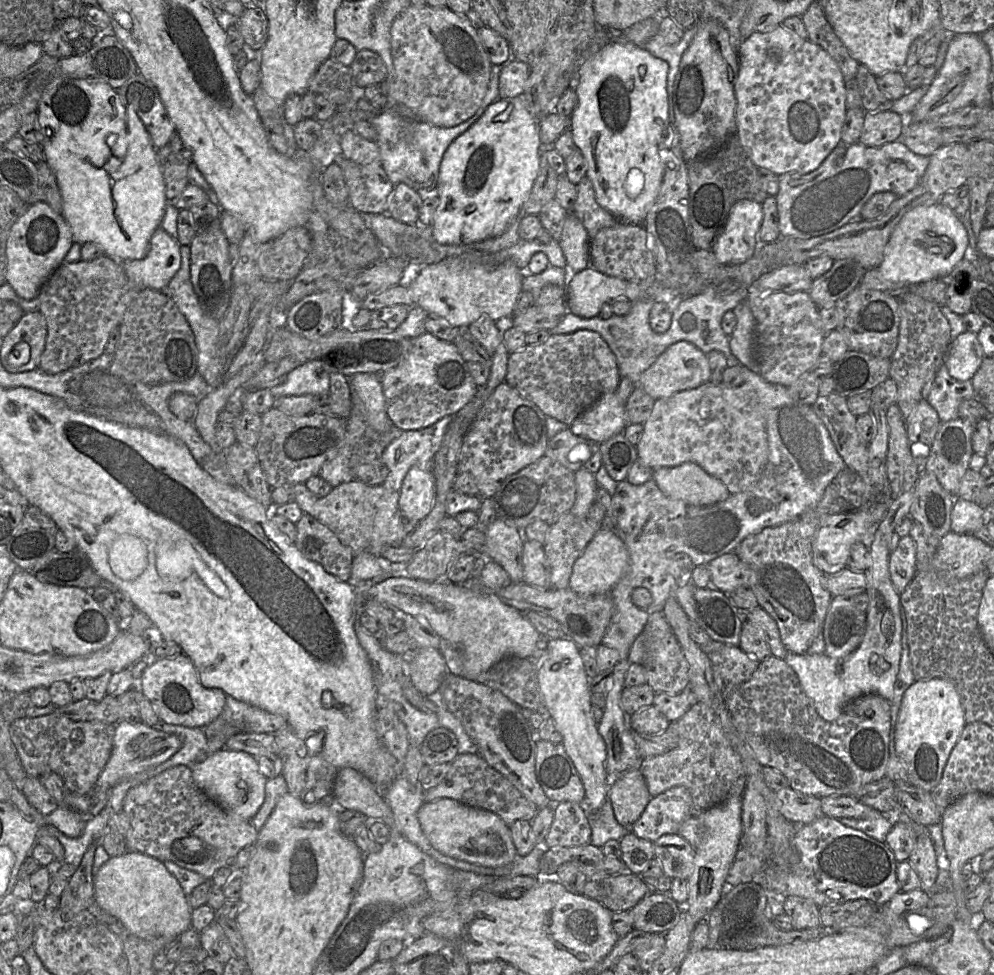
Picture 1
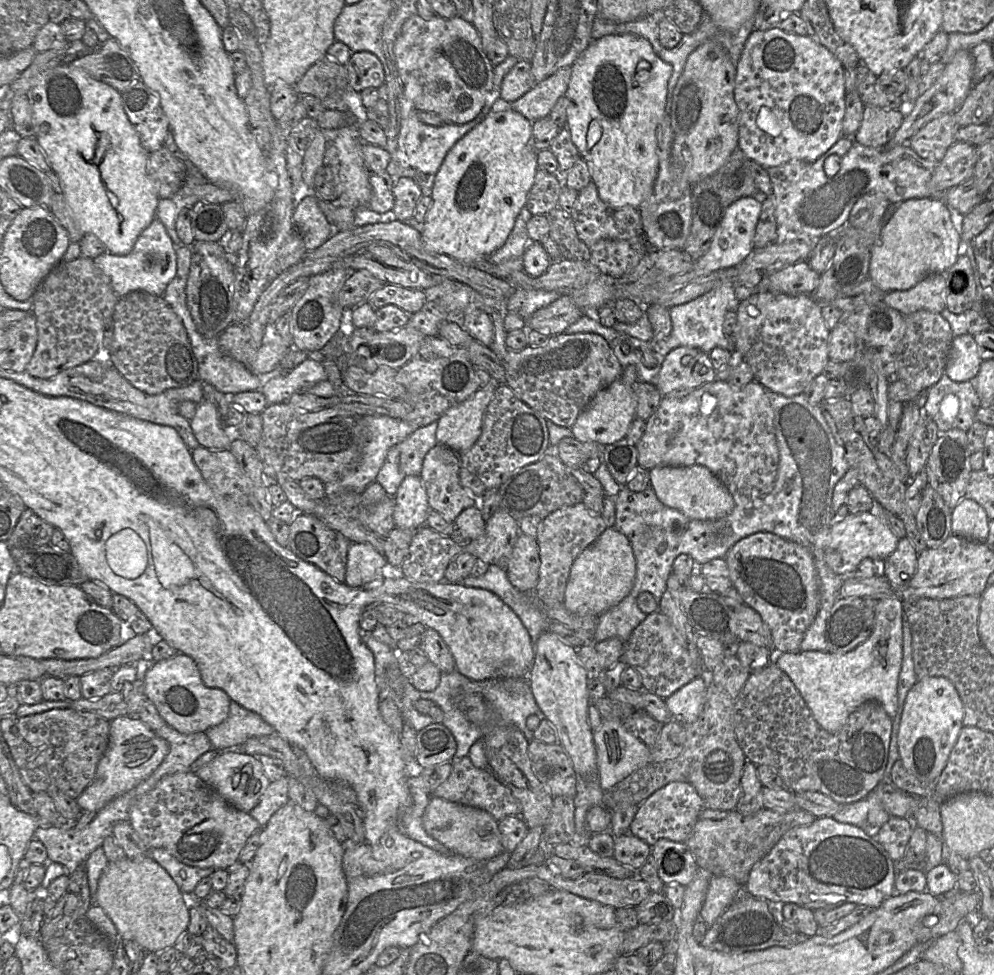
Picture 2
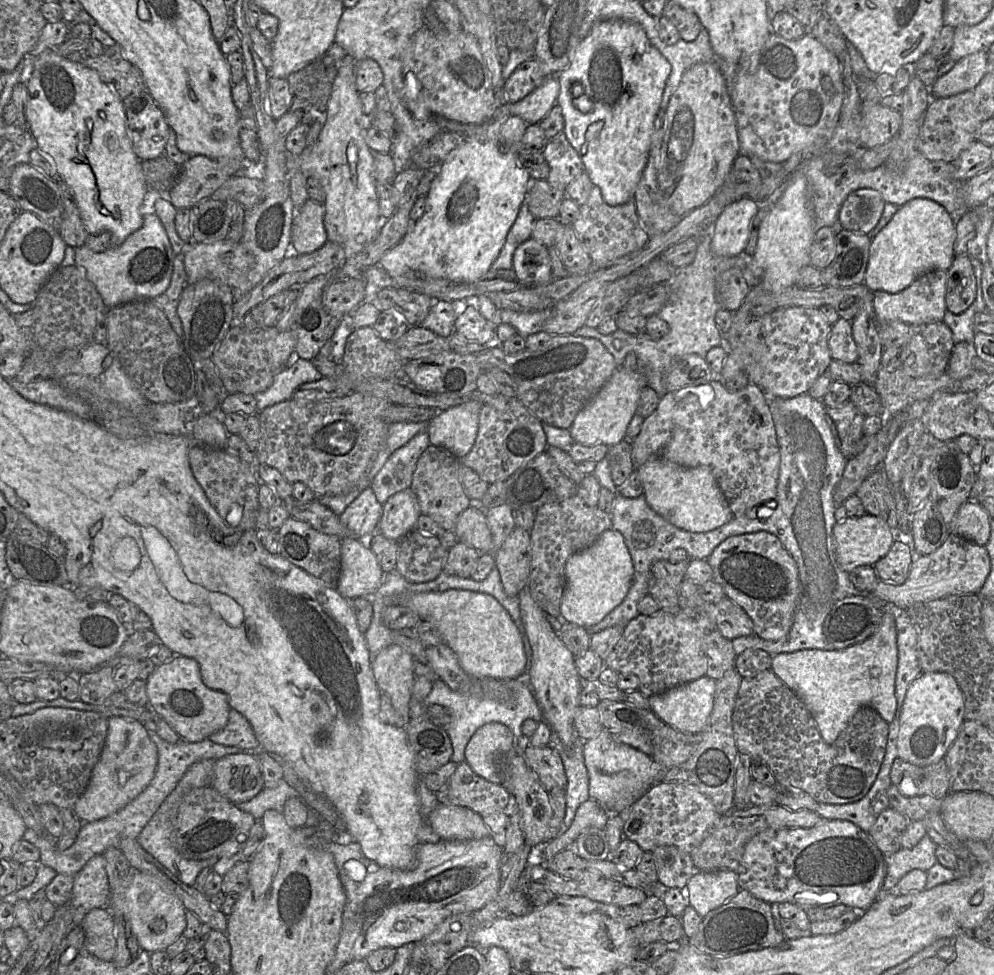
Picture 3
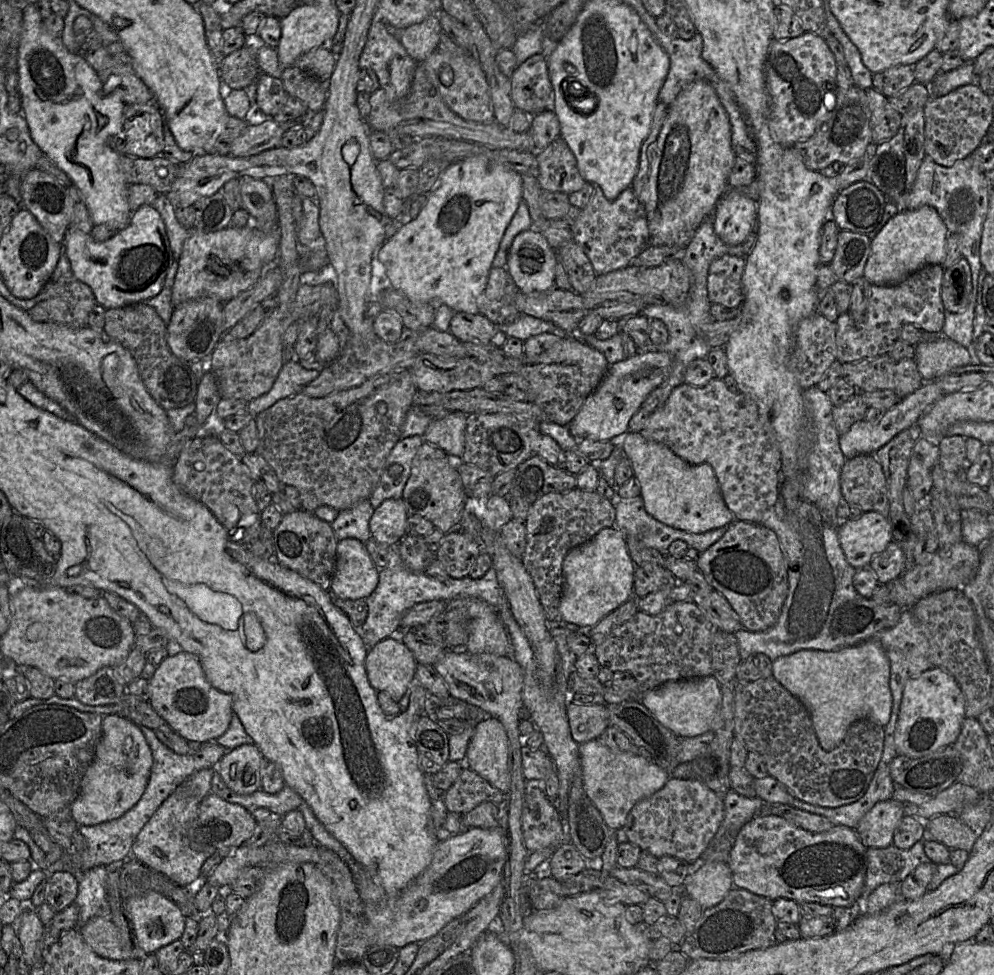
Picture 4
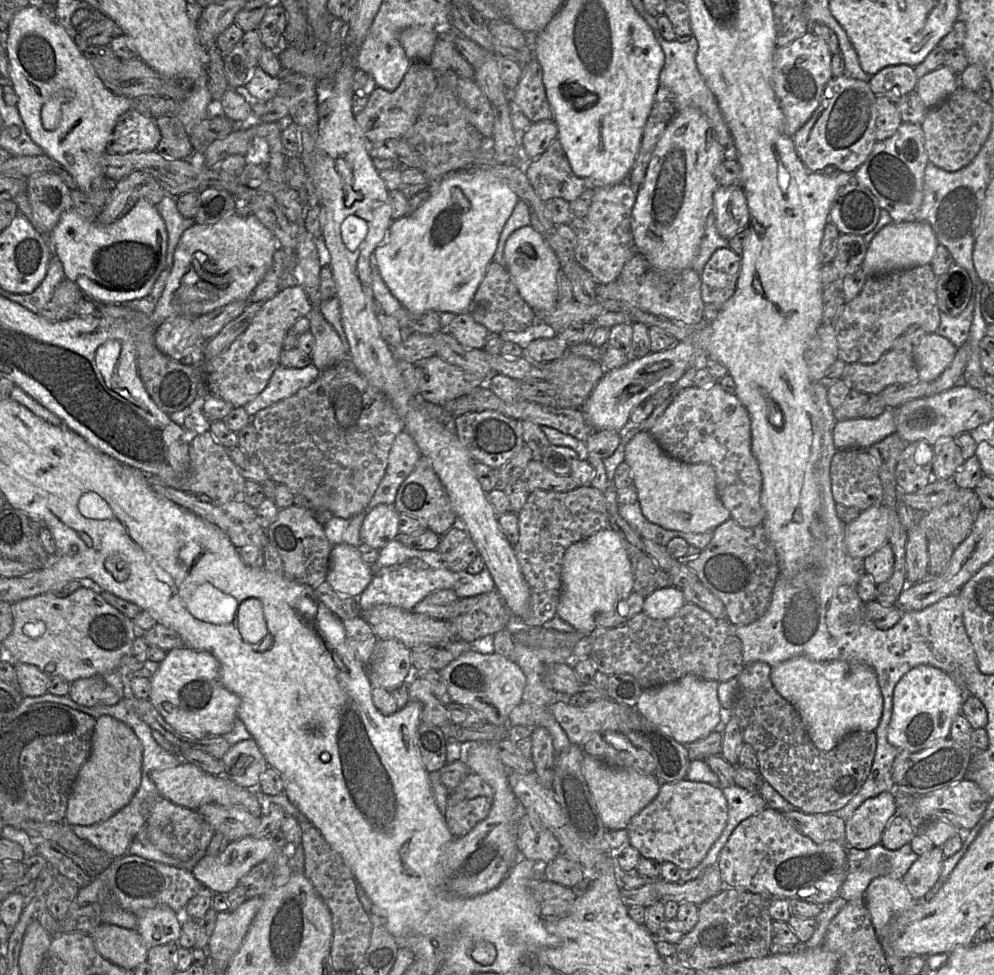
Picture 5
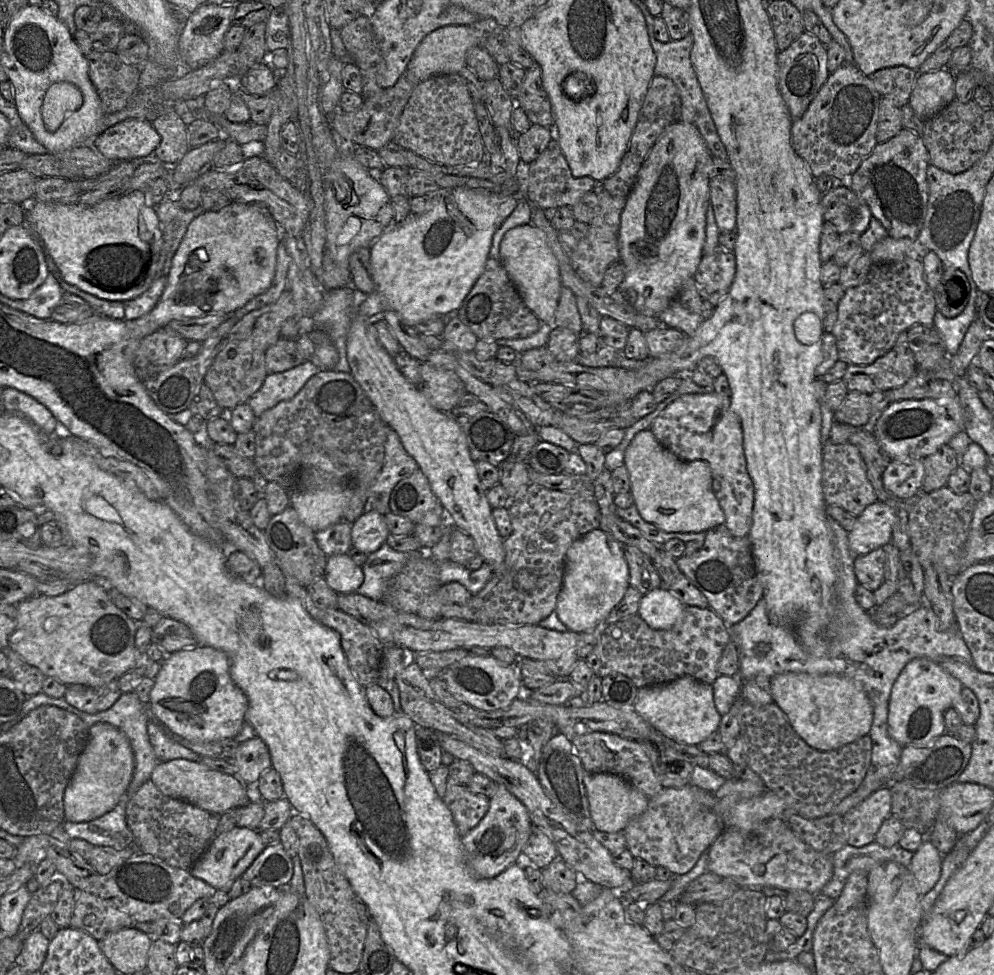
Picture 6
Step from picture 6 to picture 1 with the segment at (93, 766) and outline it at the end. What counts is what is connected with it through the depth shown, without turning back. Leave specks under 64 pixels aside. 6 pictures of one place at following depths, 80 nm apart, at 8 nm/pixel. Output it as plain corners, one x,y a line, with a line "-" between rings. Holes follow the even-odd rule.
119,721
115,724
115,734
111,756
100,773
93,791
112,788
122,779
159,765
180,750
182,741
177,735
157,730
143,722

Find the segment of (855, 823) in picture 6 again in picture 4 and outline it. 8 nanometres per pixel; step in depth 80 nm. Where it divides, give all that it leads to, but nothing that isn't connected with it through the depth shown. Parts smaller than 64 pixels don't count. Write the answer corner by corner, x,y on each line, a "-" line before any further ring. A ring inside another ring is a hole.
889,799
876,803
855,828
867,848
886,848
893,843
893,834
903,818
900,802

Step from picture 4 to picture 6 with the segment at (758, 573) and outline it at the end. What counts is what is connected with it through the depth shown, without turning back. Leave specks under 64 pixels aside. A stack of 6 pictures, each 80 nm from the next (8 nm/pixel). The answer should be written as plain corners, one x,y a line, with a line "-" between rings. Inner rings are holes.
724,524
708,530
704,545
691,555
684,554
677,558
676,564
681,572
705,595
709,607
729,627
741,622
763,598
764,588
755,569
750,538
734,536

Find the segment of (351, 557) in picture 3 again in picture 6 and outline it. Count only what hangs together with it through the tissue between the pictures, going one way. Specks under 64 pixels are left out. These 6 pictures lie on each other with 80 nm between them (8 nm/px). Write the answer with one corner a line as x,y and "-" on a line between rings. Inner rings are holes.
347,553
328,557
324,577
339,594
357,592
364,581
362,566
356,565

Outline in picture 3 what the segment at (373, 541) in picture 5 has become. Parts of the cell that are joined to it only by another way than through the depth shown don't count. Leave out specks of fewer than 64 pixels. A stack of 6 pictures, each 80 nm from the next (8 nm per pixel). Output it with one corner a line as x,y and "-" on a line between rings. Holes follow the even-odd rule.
408,488
388,498
383,504
377,532
385,538
400,541
414,530
421,515
416,495

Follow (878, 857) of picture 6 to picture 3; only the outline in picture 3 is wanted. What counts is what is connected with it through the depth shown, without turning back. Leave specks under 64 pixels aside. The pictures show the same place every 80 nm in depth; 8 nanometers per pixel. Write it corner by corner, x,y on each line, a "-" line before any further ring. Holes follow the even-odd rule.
926,834
912,849
901,848
895,853
884,854
886,876
882,892
895,888
899,880
912,870
927,872
937,863
935,850
938,845

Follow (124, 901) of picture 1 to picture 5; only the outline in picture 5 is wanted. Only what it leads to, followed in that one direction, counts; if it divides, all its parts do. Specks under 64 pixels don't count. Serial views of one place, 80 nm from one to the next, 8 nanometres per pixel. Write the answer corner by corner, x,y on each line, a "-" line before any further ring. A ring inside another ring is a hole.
168,906
147,909
137,916
137,932
147,948
178,942
182,924
190,919
183,913
176,913

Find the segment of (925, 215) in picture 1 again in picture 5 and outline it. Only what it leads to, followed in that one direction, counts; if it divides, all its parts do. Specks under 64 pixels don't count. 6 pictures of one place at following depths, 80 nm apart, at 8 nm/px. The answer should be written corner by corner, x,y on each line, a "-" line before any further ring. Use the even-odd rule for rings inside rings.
922,221
891,222
884,226
868,245
862,269
868,276
880,275
930,264
939,246
932,227

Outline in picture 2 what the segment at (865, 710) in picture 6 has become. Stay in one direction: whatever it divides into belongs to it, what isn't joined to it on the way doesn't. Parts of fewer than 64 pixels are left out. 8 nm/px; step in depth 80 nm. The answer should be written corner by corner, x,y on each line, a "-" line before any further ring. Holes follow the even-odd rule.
899,597
879,599
874,608
871,635
853,650
846,653
797,651
775,656
774,662
789,676
816,722
827,732
838,732
849,715
868,700
880,703
891,719
895,717
897,682
902,664
902,614

